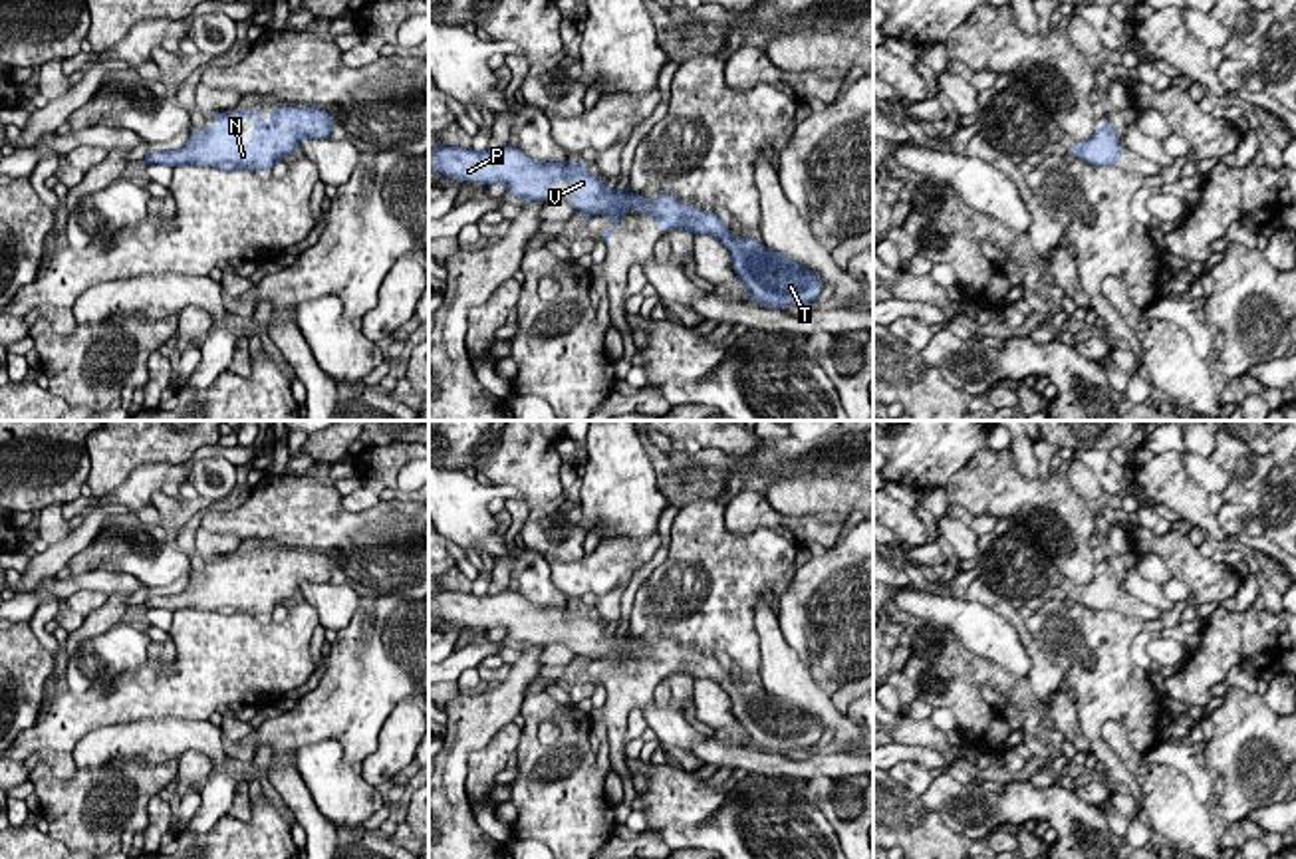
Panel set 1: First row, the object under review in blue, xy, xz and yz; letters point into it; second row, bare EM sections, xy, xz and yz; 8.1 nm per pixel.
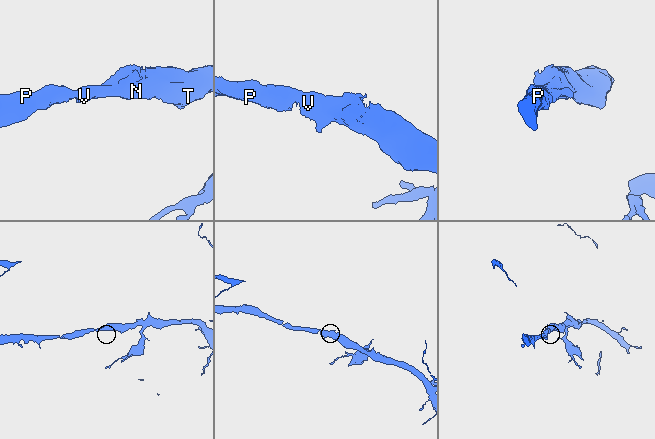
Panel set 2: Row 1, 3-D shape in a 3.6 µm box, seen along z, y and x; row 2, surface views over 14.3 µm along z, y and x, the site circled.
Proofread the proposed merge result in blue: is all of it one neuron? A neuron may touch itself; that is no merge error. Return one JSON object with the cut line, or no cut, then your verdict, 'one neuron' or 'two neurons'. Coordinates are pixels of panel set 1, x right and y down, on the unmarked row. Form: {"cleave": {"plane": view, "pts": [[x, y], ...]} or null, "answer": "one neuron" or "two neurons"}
{"cleave": null, "answer": "one neuron"}

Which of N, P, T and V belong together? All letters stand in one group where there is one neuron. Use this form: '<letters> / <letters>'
N P T V

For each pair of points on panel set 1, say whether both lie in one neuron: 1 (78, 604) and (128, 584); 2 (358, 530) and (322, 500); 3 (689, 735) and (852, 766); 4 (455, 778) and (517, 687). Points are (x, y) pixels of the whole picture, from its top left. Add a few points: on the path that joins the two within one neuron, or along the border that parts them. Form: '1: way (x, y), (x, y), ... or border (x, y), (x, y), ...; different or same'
1: border (108, 596), (96, 590), (76, 590), (64, 600); different
2: way (350, 528), (330, 508); same
3: border (709, 735), (695, 742), (689, 752); different
4: way (455, 756), (455, 748), (495, 709); same

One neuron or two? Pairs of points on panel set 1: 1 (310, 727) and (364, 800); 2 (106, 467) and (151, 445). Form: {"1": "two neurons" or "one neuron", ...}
{"1": "two neurons", "2": "one neuron"}

